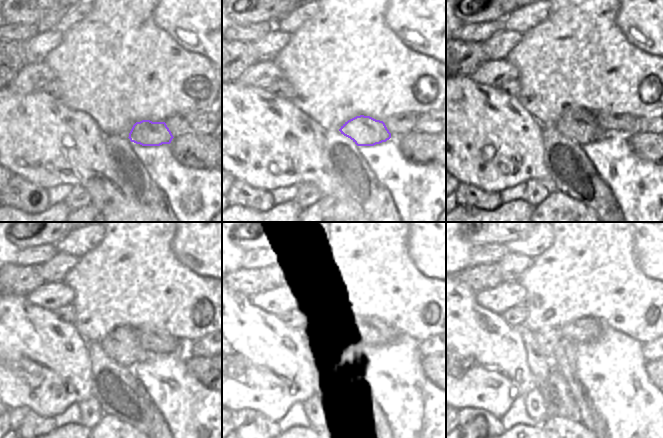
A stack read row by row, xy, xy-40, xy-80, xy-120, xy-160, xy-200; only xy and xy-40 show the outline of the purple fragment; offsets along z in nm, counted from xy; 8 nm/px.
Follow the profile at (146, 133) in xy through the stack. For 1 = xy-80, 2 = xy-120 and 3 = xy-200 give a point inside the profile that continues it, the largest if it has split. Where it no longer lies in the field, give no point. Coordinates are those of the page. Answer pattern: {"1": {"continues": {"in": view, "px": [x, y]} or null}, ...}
{"1": {"continues": {"in": "xy-80", "px": [578, 124]}}, "2": {"continues": {"in": "xy-120", "px": [123, 345]}}, "3": {"continues": {"in": "xy-200", "px": [552, 343]}}}

